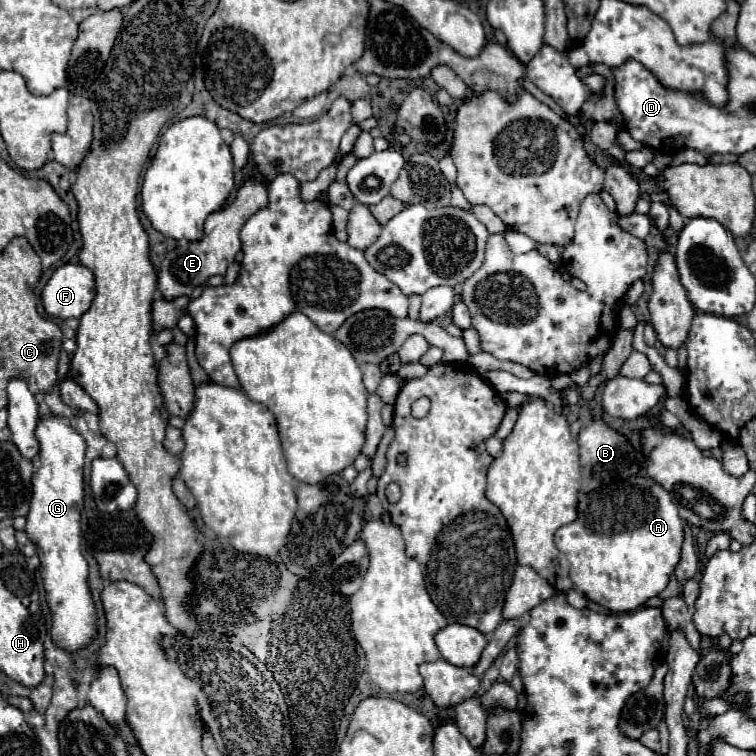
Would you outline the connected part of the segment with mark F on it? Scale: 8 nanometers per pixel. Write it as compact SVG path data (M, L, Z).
M75 263L61 265L43 289L43 307L59 319L81 317L95 297L93 273Z

